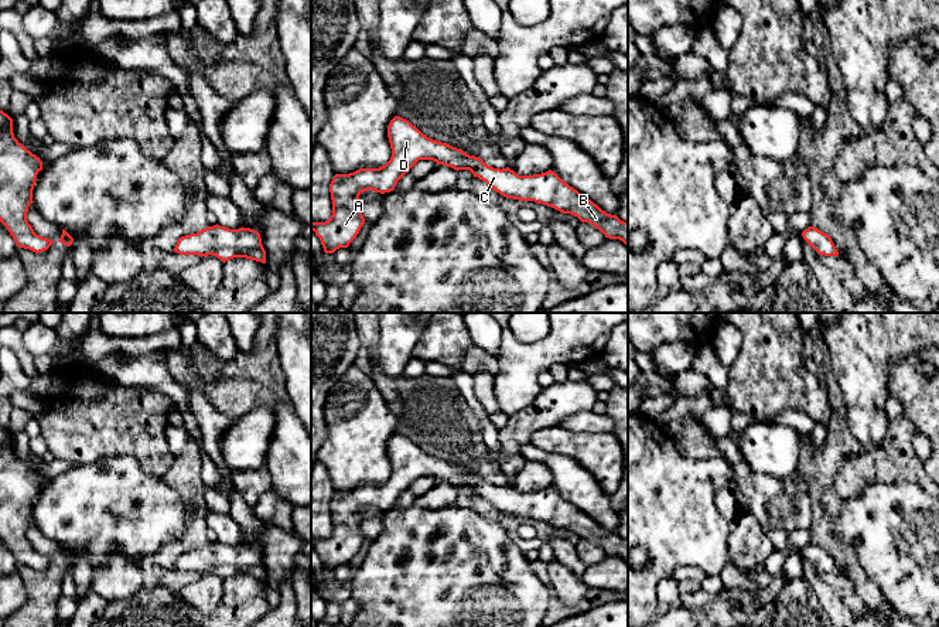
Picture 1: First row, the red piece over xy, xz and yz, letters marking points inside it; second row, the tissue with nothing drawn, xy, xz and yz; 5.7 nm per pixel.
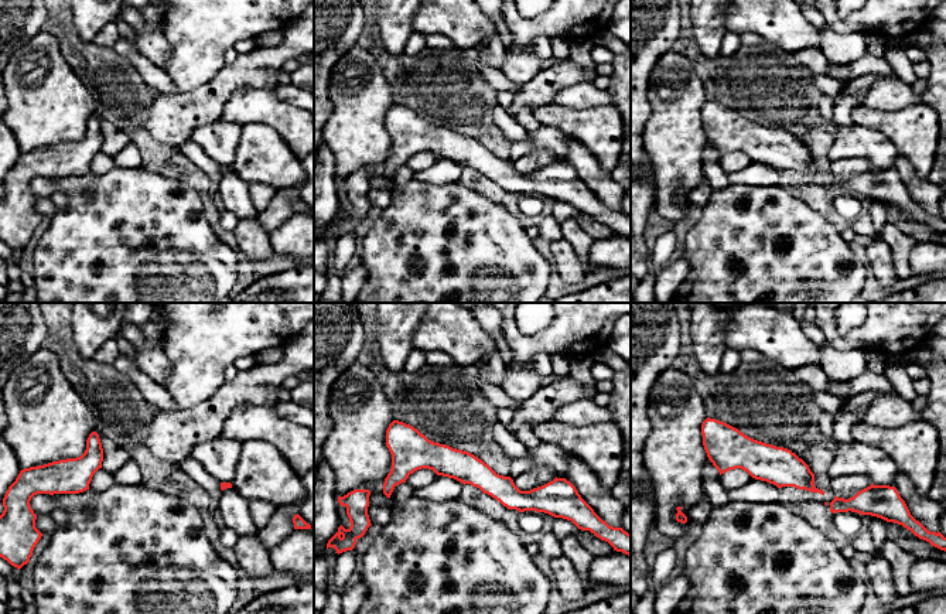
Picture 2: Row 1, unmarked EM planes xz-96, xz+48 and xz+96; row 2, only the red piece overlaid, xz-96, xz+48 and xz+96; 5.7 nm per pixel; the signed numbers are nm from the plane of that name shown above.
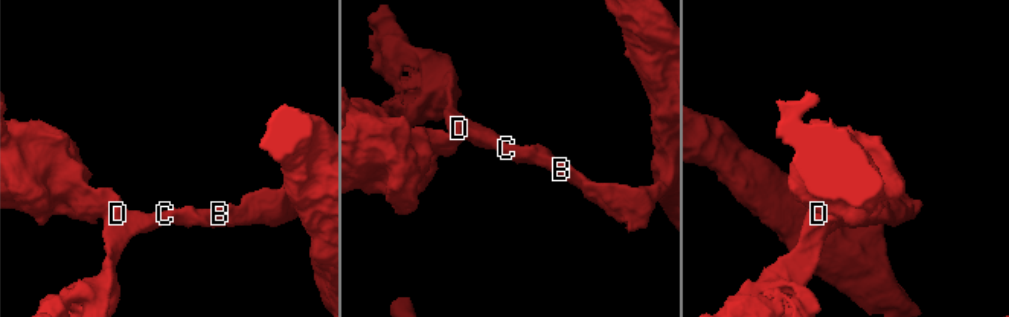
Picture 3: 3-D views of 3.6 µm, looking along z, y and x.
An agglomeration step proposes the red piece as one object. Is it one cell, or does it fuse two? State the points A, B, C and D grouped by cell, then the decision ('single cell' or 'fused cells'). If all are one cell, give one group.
groups A B C D; single cell

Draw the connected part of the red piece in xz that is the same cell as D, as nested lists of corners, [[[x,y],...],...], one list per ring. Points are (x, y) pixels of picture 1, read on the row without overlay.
[[[395,433],[387,443],[392,466],[390,477],[379,485],[359,485],[349,491],[335,491],[329,510],[332,532],[325,539],[311,539],[311,548],[320,555],[325,570],[348,565],[365,541],[359,512],[372,507],[380,511],[395,507],[397,498],[419,477],[433,477],[454,487],[470,487],[506,515],[535,518],[563,531],[571,531],[581,539],[600,546],[605,555],[619,556],[628,563],[628,539],[607,531],[597,521],[564,500],[554,488],[518,493],[509,484],[494,485],[482,476],[461,466],[433,457],[409,437]]]

